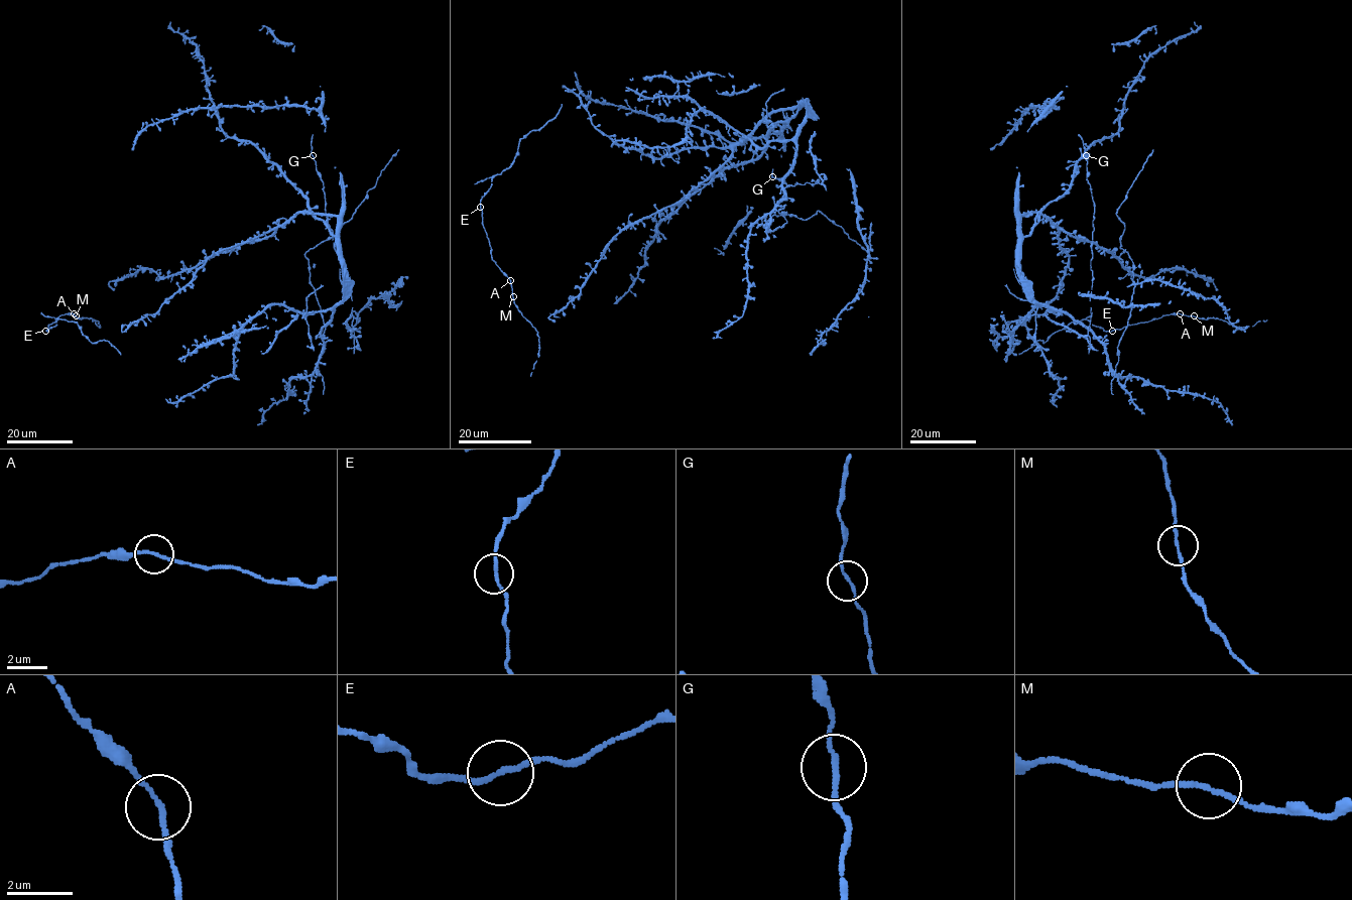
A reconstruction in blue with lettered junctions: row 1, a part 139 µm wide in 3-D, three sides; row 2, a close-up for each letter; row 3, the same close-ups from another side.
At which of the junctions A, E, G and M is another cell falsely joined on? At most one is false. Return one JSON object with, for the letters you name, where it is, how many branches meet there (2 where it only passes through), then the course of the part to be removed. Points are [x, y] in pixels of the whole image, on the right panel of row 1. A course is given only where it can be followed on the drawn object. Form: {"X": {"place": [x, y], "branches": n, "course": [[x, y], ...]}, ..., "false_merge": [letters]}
{"false_merge": []}

